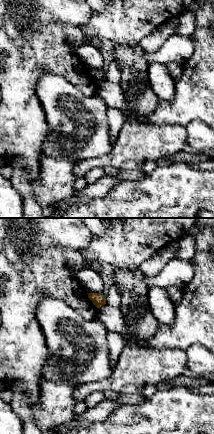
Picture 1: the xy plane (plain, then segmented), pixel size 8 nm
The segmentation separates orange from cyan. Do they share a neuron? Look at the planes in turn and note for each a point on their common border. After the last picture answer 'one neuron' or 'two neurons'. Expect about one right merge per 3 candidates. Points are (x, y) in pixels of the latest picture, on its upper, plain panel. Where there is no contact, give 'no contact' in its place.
(102, 72)

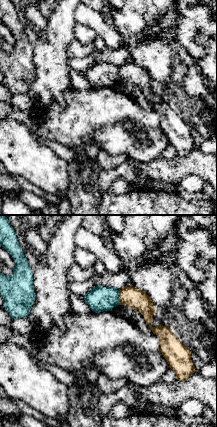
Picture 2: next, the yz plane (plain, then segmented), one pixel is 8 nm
(119, 73)

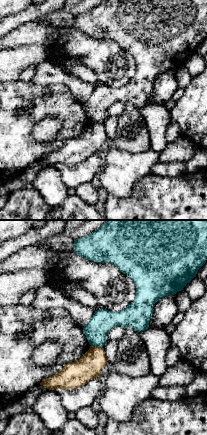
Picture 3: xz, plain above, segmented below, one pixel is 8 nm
(97, 123)

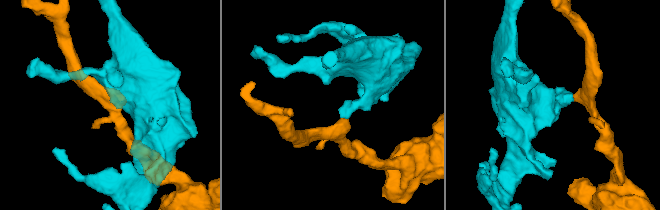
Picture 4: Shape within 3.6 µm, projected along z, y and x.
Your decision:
two neurons

